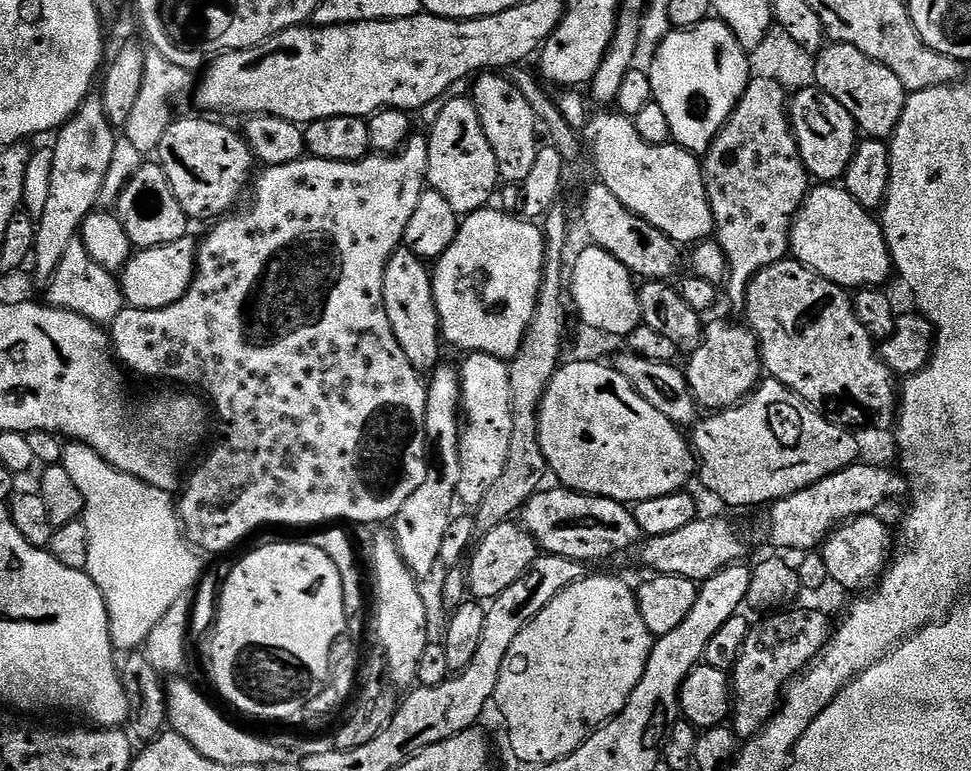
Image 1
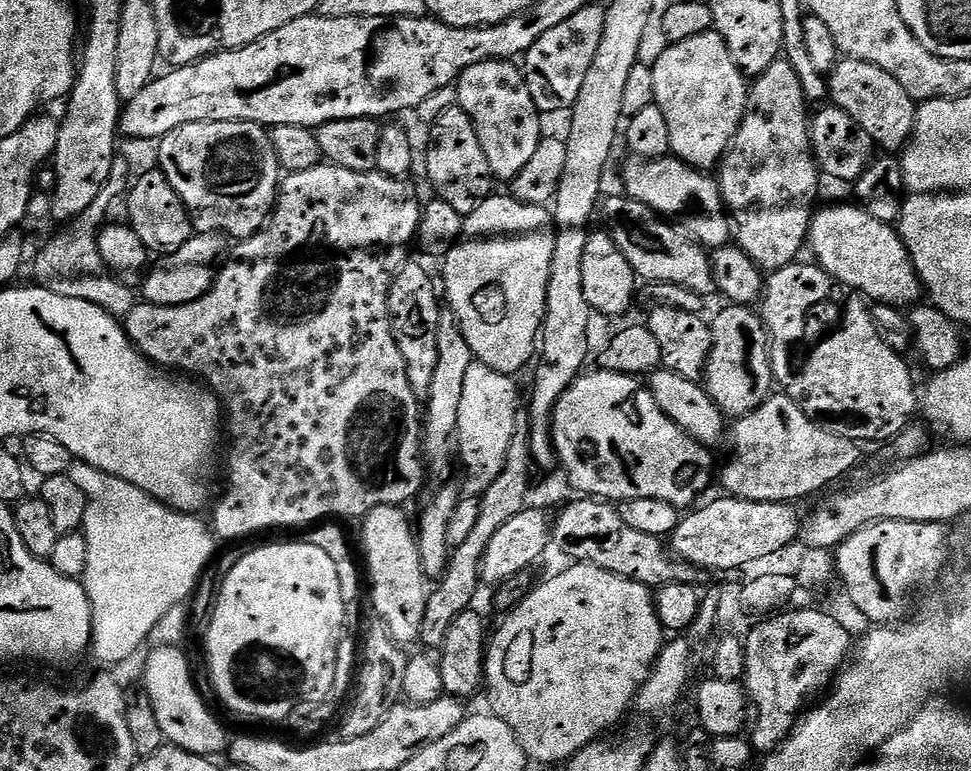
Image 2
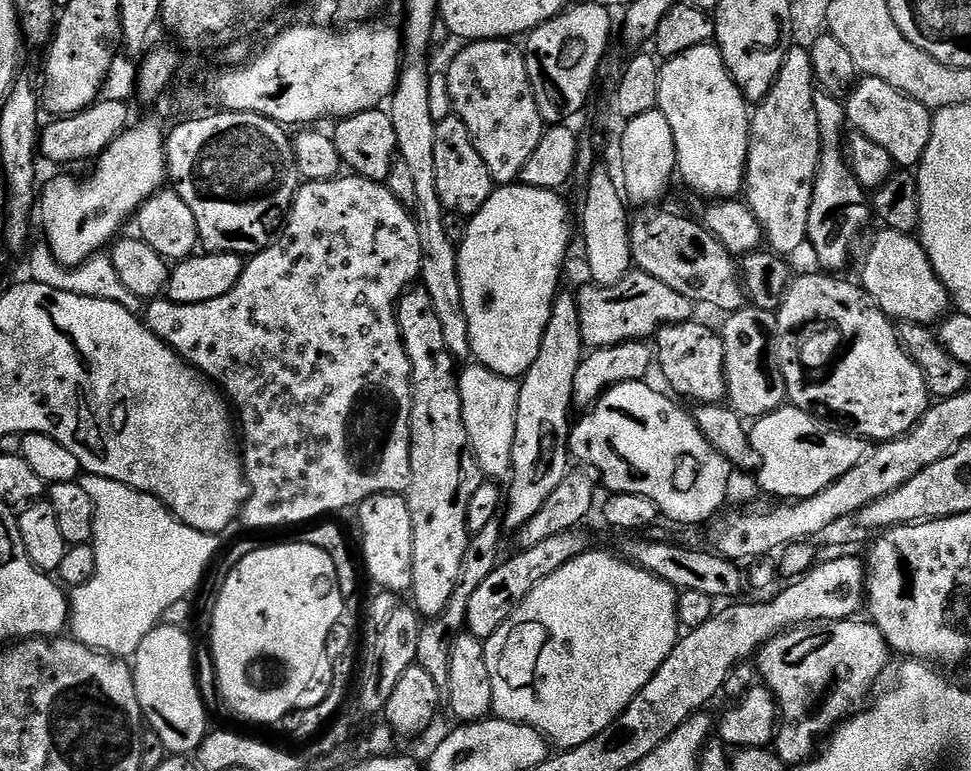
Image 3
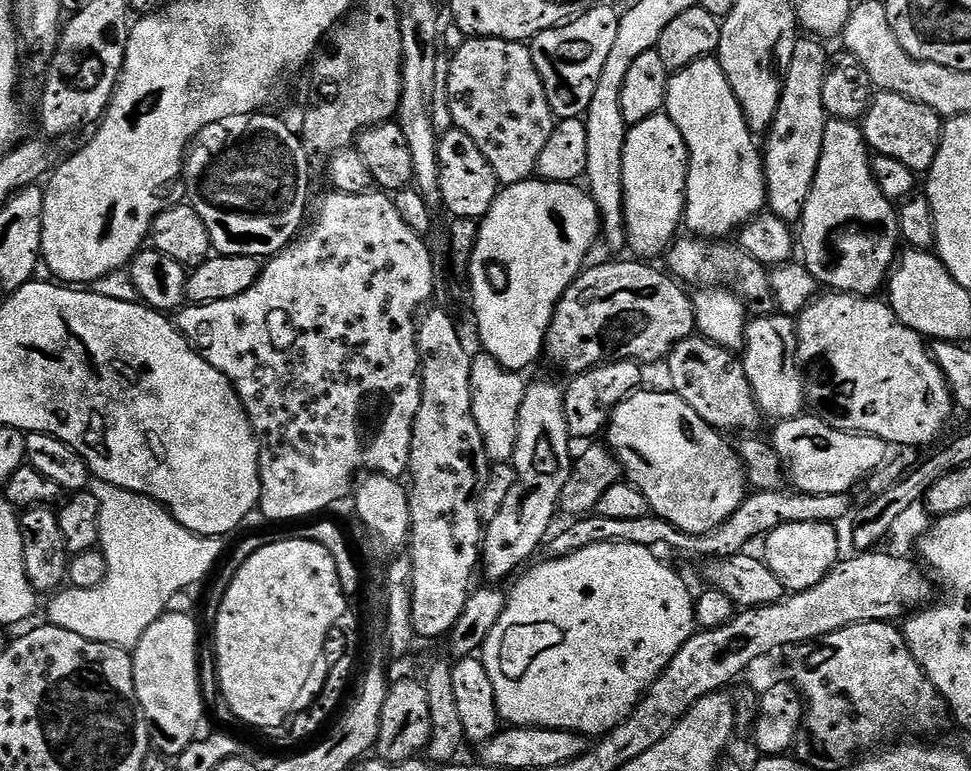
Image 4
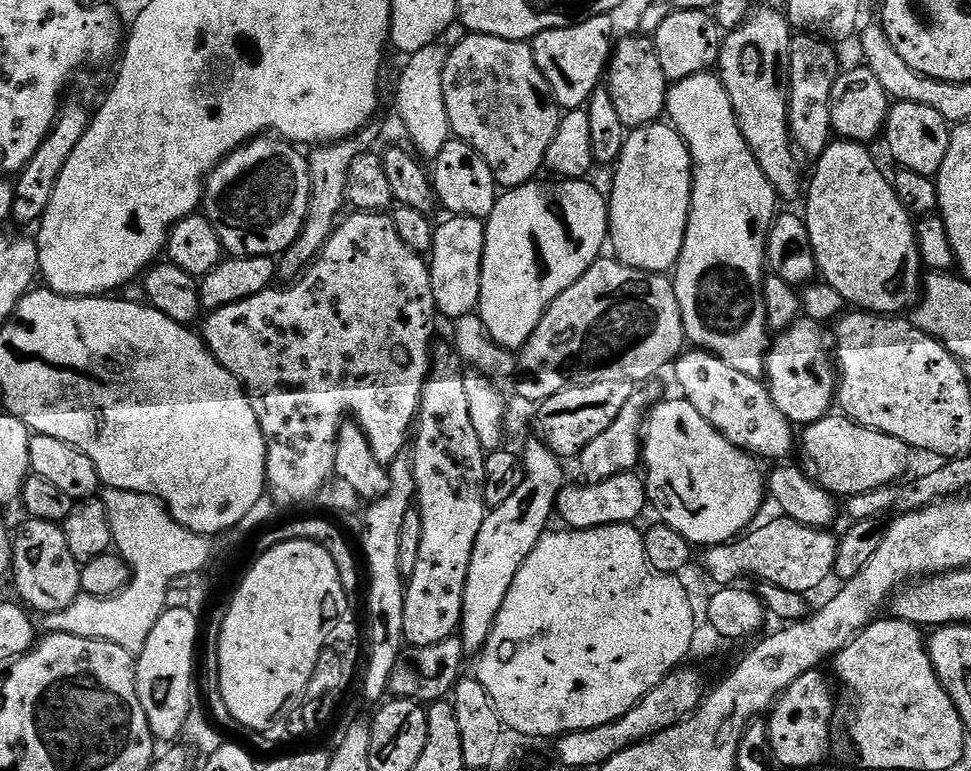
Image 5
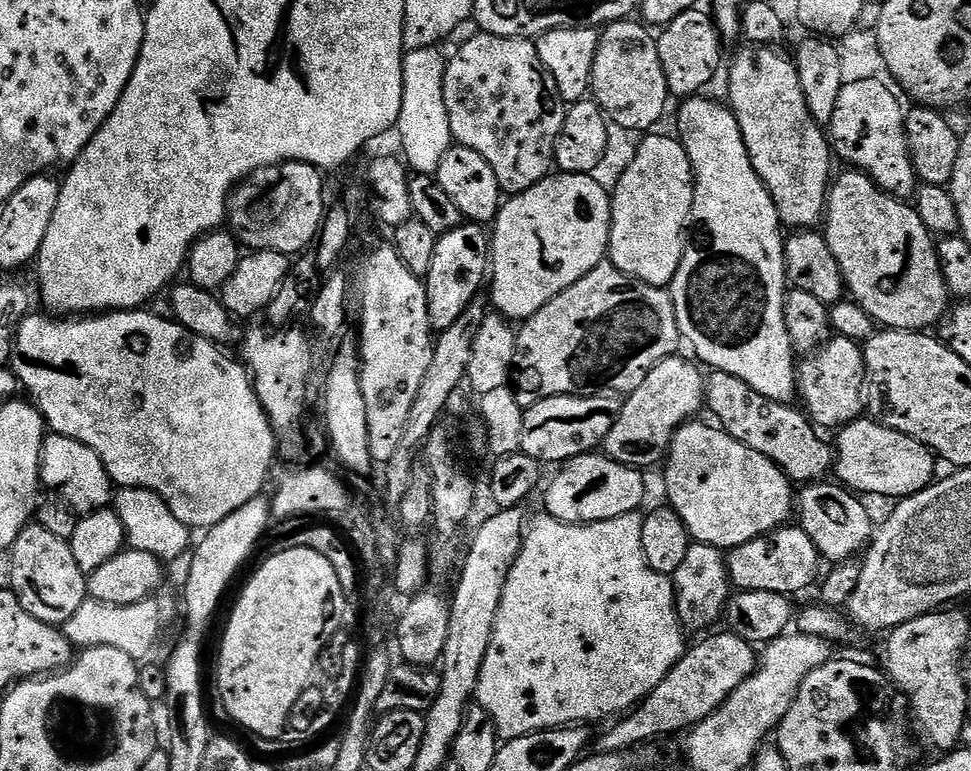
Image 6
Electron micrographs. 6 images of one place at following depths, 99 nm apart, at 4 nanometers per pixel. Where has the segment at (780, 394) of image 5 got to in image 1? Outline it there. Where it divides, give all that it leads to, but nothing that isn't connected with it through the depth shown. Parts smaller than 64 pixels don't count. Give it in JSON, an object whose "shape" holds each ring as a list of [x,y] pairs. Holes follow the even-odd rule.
{"shape":[[[716,320],[703,329],[698,343],[691,349],[686,377],[692,397],[704,410],[732,408],[752,395],[762,380],[760,344],[752,329],[743,323],[731,324],[728,320]]]}

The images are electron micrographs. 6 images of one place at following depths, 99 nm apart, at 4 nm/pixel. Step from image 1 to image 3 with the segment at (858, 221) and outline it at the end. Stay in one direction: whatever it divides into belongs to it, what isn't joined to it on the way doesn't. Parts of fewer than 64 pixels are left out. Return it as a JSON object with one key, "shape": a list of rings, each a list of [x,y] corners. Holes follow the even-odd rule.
{"shape":[[[892,228],[880,230],[864,256],[858,280],[865,294],[893,322],[936,326],[949,315],[950,297],[946,286],[938,278],[926,250],[915,235],[895,232]]]}

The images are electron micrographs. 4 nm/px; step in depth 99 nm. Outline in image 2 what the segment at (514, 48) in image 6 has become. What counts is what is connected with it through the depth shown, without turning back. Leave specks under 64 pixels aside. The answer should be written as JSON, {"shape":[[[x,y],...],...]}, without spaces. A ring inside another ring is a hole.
{"shape":[[[510,60],[478,62],[478,66],[470,66],[470,70],[460,75],[455,88],[458,107],[470,118],[470,122],[474,122],[478,142],[482,142],[482,150],[486,154],[486,162],[490,162],[493,177],[504,182],[518,178],[542,139],[542,114],[536,109],[534,98],[530,98],[530,86],[521,65]]]}

